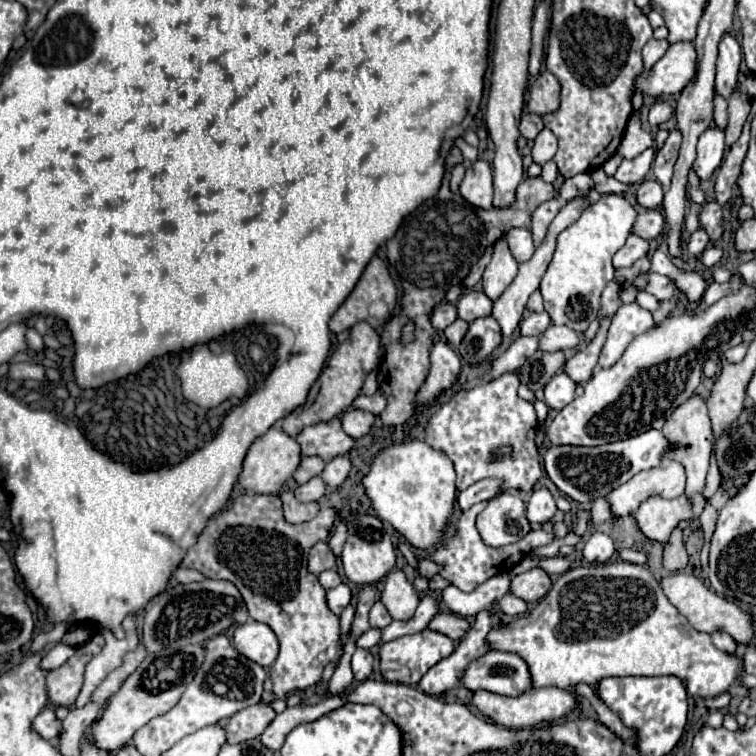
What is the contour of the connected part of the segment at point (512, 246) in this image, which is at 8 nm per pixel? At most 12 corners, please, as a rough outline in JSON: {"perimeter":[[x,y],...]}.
{"perimeter":[[509,229],[503,235],[517,263],[533,257],[531,231]]}

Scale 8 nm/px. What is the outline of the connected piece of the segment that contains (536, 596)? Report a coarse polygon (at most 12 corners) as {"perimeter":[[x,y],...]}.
{"perimeter":[[541,567],[513,575],[509,593],[527,603],[551,587]]}

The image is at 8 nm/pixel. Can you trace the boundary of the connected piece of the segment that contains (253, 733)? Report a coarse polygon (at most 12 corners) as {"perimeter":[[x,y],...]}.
{"perimeter":[[267,703],[237,711],[225,725],[227,743],[259,737],[273,721]]}

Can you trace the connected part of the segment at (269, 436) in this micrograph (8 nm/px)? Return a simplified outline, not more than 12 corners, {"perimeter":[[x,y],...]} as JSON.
{"perimeter":[[271,427],[255,439],[237,481],[279,493],[301,461],[299,443]]}

